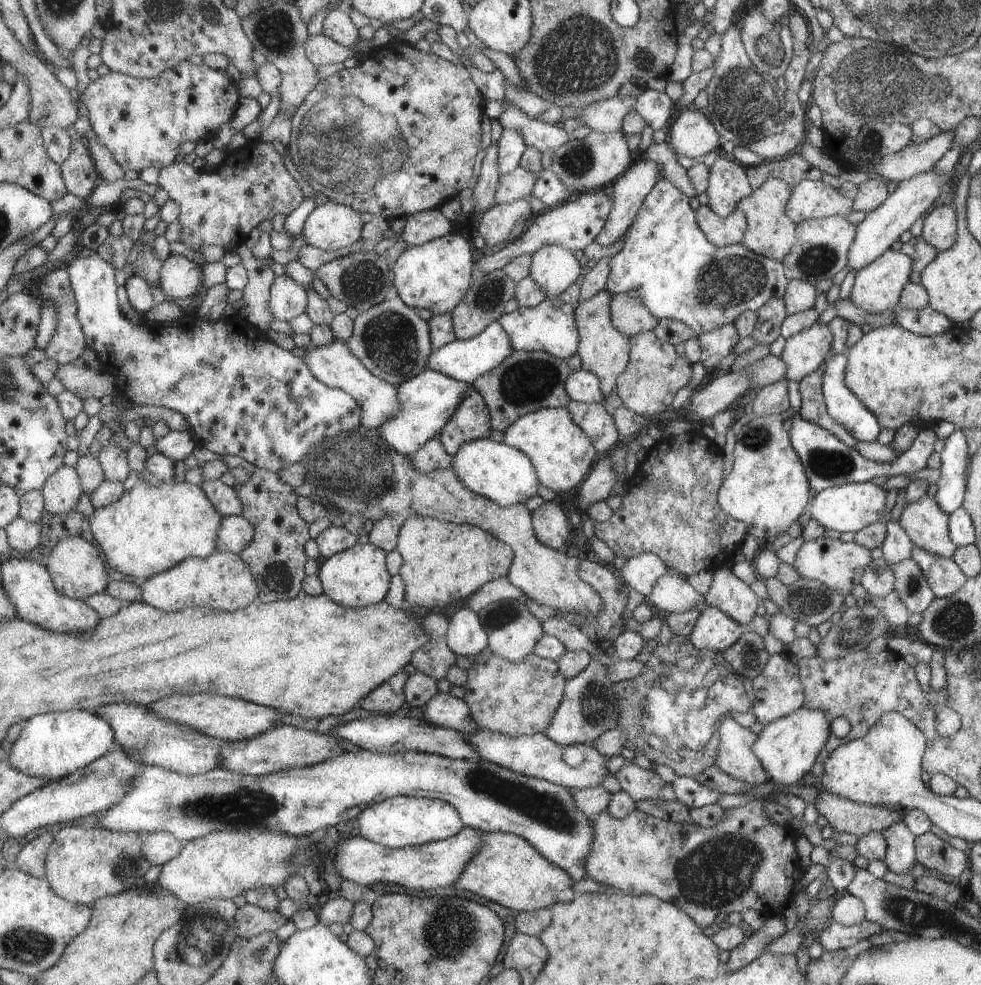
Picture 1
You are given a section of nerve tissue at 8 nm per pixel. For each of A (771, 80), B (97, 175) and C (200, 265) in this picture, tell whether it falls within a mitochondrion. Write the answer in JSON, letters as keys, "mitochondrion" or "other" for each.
{"A":"mitochondrion","B":"other","C":"other"}

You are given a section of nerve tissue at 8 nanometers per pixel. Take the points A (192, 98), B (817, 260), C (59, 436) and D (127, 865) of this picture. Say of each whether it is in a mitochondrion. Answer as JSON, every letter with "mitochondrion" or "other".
{"A":"other","B":"mitochondrion","C":"other","D":"mitochondrion"}

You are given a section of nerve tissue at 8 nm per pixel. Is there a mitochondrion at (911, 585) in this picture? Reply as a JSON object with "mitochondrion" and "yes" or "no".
{"mitochondrion":"yes"}

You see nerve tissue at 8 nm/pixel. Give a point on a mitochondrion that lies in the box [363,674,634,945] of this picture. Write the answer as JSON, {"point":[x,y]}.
{"point":[543,808]}

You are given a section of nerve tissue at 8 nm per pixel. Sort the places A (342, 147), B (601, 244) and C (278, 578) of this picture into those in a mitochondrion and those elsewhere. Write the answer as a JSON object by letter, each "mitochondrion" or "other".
{"A":"mitochondrion","B":"other","C":"mitochondrion"}

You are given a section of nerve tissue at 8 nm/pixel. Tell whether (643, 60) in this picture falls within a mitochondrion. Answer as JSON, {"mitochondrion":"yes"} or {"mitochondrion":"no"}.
{"mitochondrion":"yes"}

